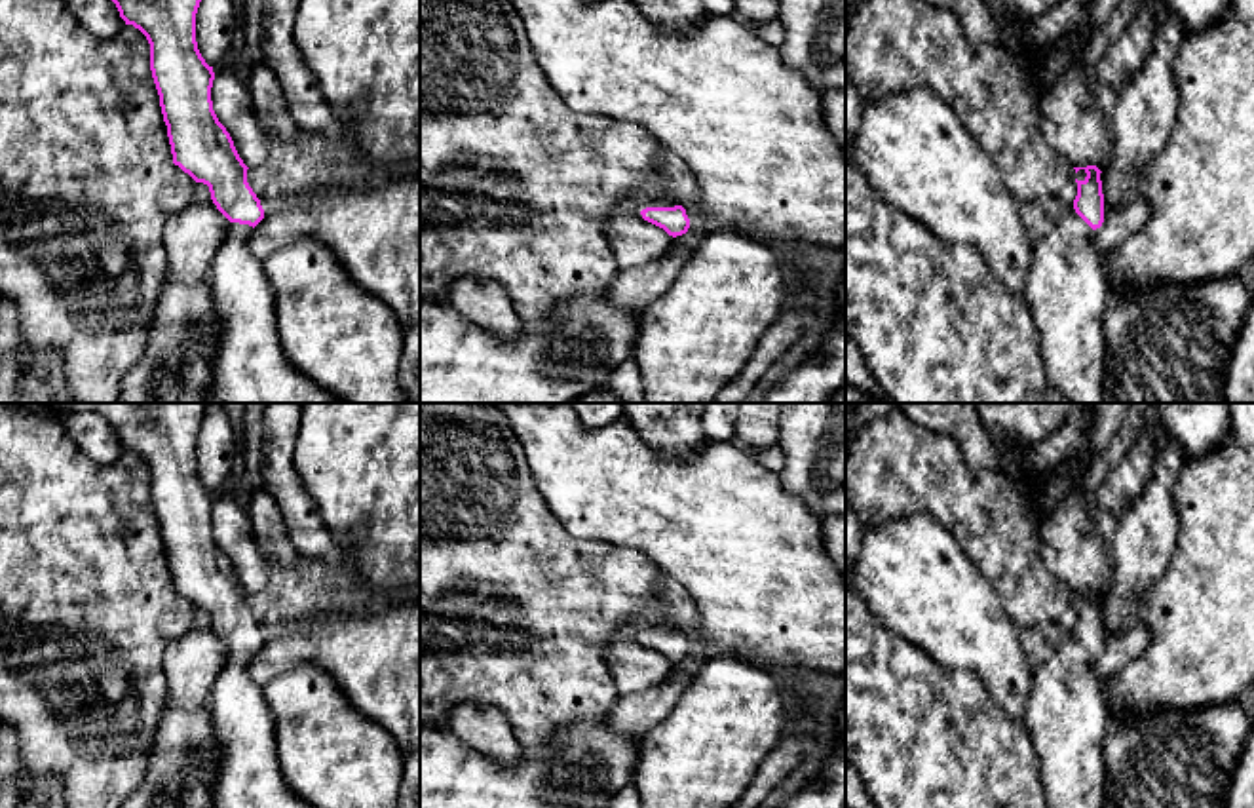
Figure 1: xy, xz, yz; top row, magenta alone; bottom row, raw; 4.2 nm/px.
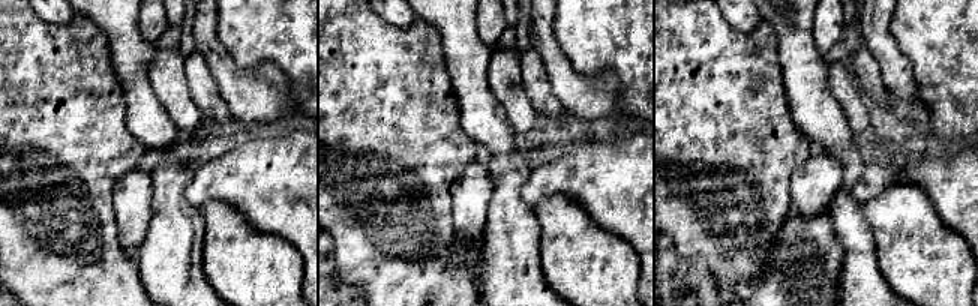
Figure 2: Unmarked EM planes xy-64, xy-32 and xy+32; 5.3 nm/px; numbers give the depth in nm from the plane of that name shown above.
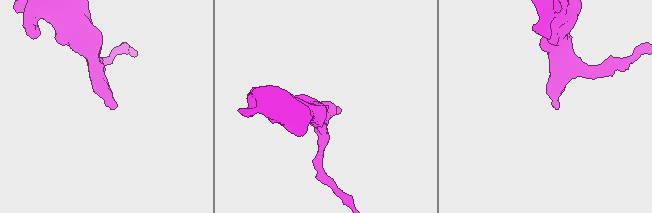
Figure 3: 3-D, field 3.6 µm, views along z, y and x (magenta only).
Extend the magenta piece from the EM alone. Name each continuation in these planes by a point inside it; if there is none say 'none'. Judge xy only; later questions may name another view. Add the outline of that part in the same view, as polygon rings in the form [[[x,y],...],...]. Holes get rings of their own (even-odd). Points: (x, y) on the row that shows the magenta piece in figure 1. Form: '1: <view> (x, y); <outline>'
1: xy (249, 365); [[[228,222],[209,281],[220,335],[213,356],[217,403],[342,403],[287,359],[276,329],[276,293],[247,240],[253,226]]]

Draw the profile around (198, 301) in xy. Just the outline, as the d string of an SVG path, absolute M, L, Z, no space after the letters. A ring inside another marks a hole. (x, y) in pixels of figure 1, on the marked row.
M165 281L148 338L148 356L122 380L122 403L160 403L152 380L160 367L179 367L182 394L177 403L217 403L213 392L213 356L220 335L211 281L180 287Z

